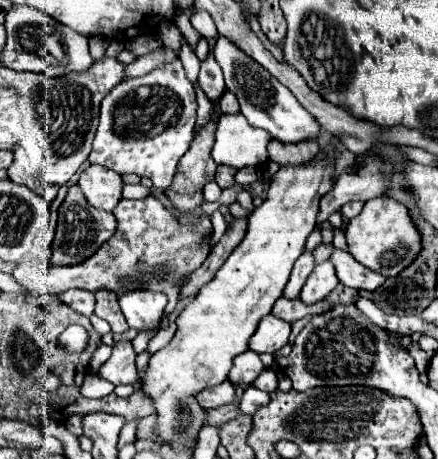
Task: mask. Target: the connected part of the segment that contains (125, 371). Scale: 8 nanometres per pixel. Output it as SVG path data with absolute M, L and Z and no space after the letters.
M118 342L112 348L110 360L98 370L98 376L102 380L112 382L114 386L118 386L118 384L134 384L138 380L134 360L136 360L136 354L132 350L132 344L130 342Z

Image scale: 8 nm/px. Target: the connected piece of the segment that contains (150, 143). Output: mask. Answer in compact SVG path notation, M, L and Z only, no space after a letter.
M180 60L160 64L142 78L122 80L100 108L100 126L90 152L90 164L106 166L118 174L138 174L152 178L158 190L172 184L178 160L194 140L196 90L186 78Z

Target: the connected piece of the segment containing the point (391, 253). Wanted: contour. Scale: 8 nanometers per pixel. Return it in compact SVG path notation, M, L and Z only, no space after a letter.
M392 198L368 200L364 210L350 220L346 228L346 240L356 262L388 278L394 278L402 272L402 268L408 268L422 250L422 238L414 220L410 218L410 210Z

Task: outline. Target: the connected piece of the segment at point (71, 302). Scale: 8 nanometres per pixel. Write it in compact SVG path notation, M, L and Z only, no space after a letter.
M68 290L66 294L60 296L64 304L68 304L72 310L76 310L82 316L92 316L94 314L94 294L86 290Z

